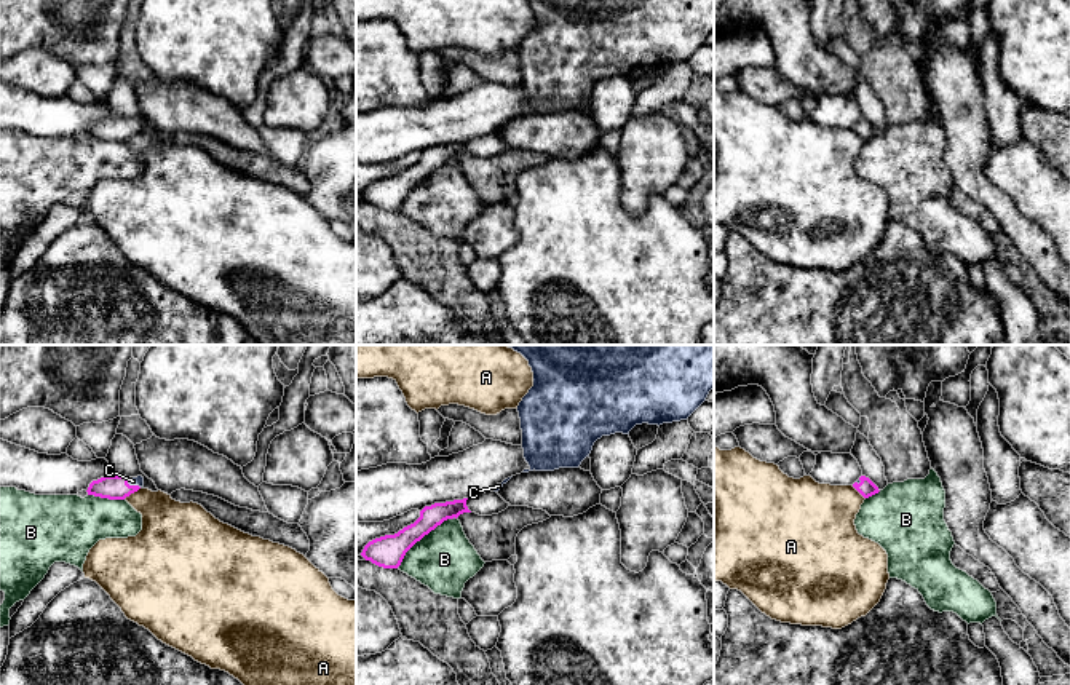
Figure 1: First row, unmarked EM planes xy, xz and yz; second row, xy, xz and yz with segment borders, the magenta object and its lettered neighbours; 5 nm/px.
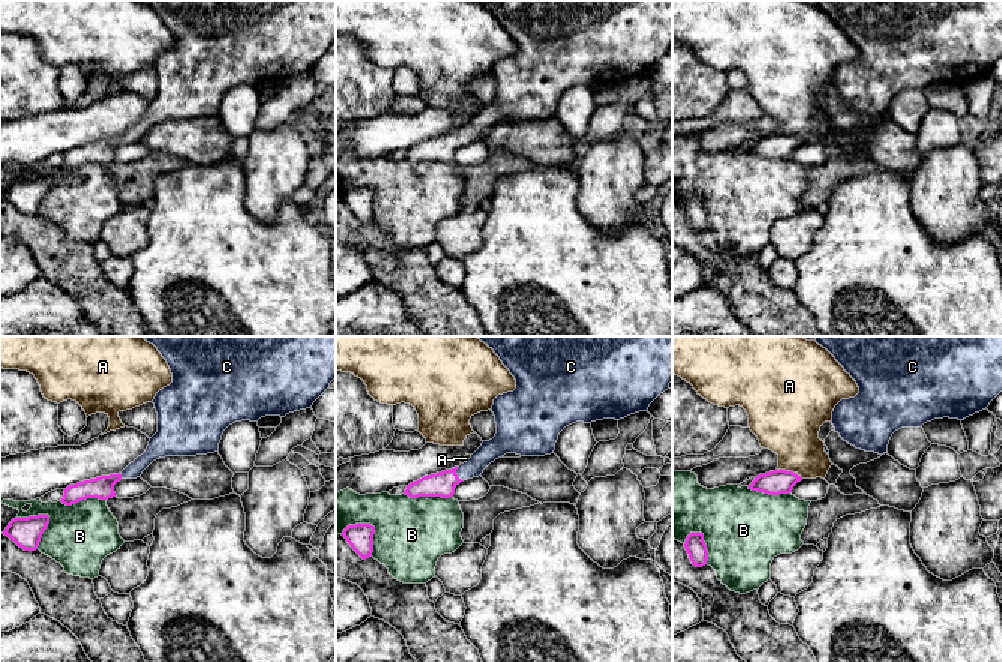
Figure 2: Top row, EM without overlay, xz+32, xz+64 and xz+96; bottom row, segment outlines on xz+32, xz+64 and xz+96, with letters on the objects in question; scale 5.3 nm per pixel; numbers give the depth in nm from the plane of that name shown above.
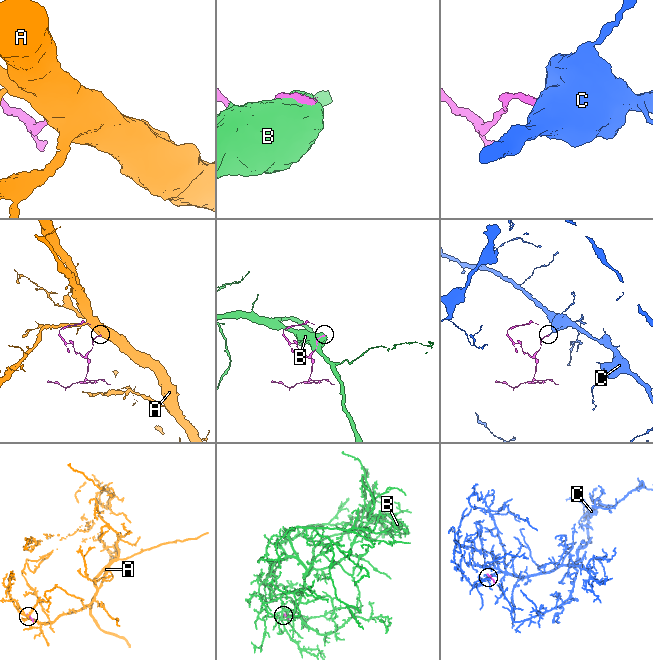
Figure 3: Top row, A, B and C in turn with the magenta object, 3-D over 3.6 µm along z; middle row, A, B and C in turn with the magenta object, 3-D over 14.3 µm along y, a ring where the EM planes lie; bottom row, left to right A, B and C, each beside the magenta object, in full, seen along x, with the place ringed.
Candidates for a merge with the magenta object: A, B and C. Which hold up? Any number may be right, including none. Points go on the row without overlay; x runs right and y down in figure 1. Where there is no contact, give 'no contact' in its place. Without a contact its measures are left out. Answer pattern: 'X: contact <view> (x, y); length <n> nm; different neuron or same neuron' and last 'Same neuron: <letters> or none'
A: contact xy (131, 134); length 110 nm; different neuron
B: contact xz (424, 178); length 400 nm; different neuron
C: contact xy (131, 128); length 90 nm; same neuron
Same neuron: C

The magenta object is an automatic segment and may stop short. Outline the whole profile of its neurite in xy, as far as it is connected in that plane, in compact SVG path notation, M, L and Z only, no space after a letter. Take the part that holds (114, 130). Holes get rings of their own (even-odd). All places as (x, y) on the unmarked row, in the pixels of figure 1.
M104 118L93 123L88 129L88 137L109 141L109 142L125 142L131 136L144 129L144 120L126 120L126 118Z

